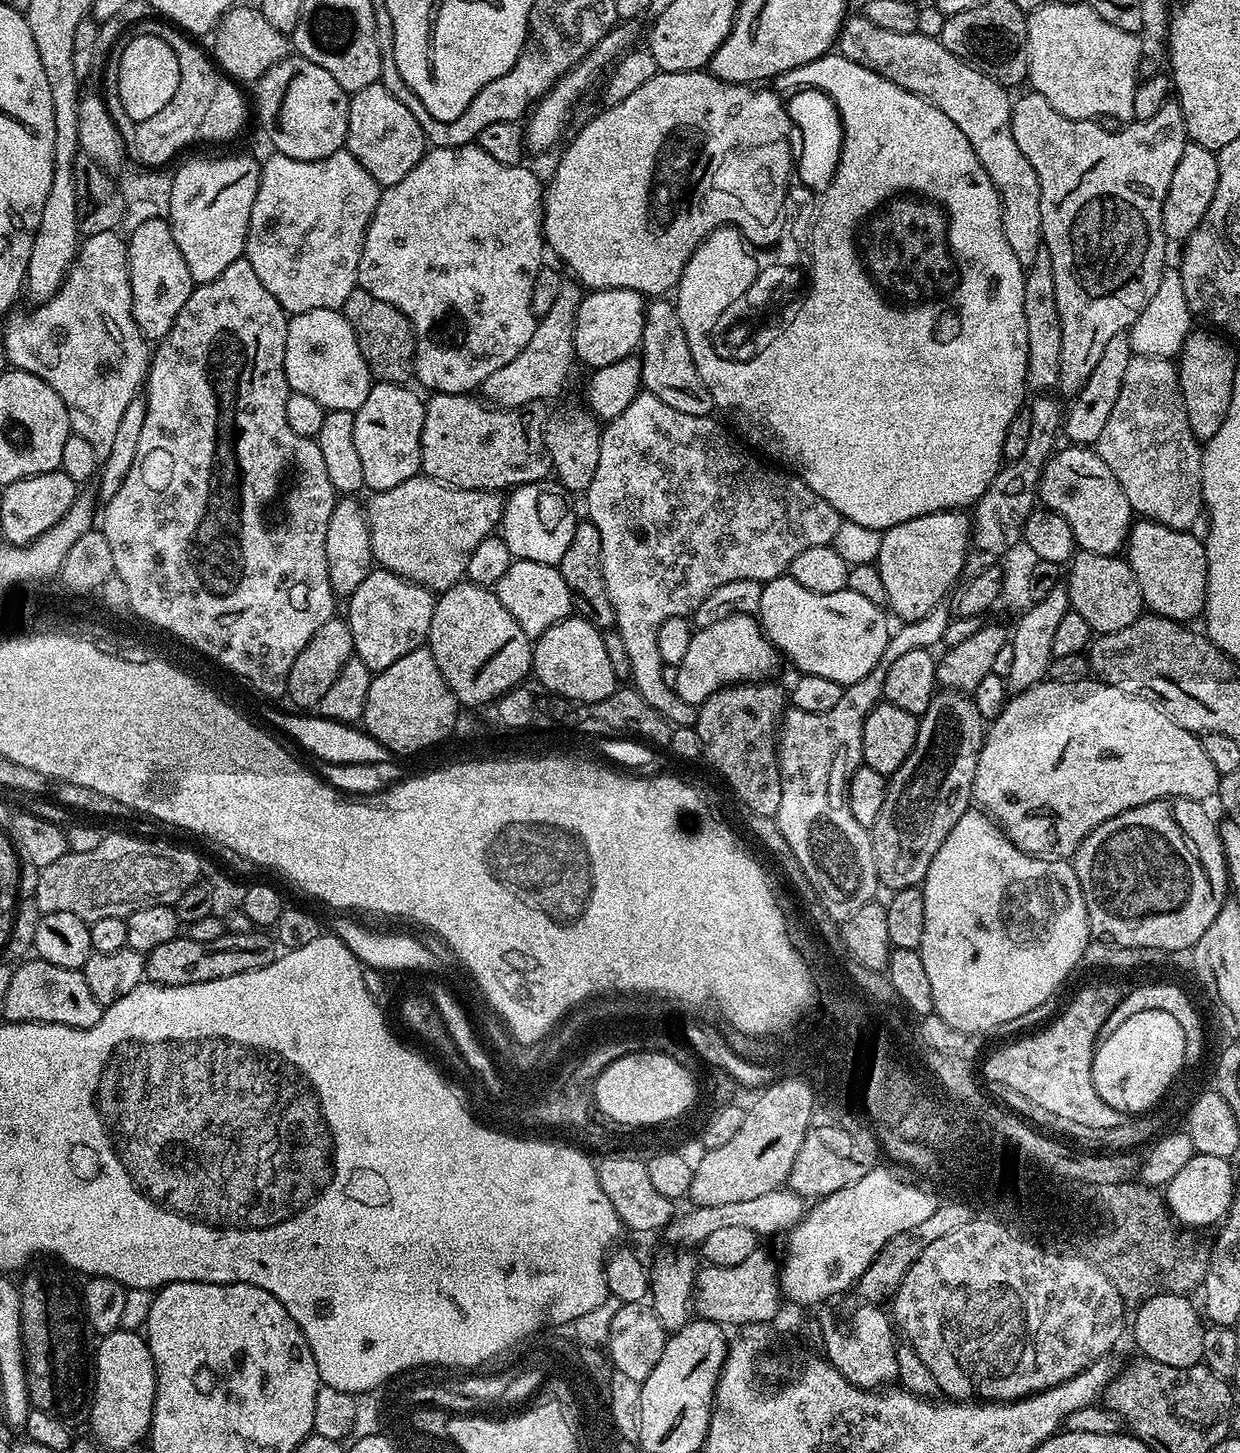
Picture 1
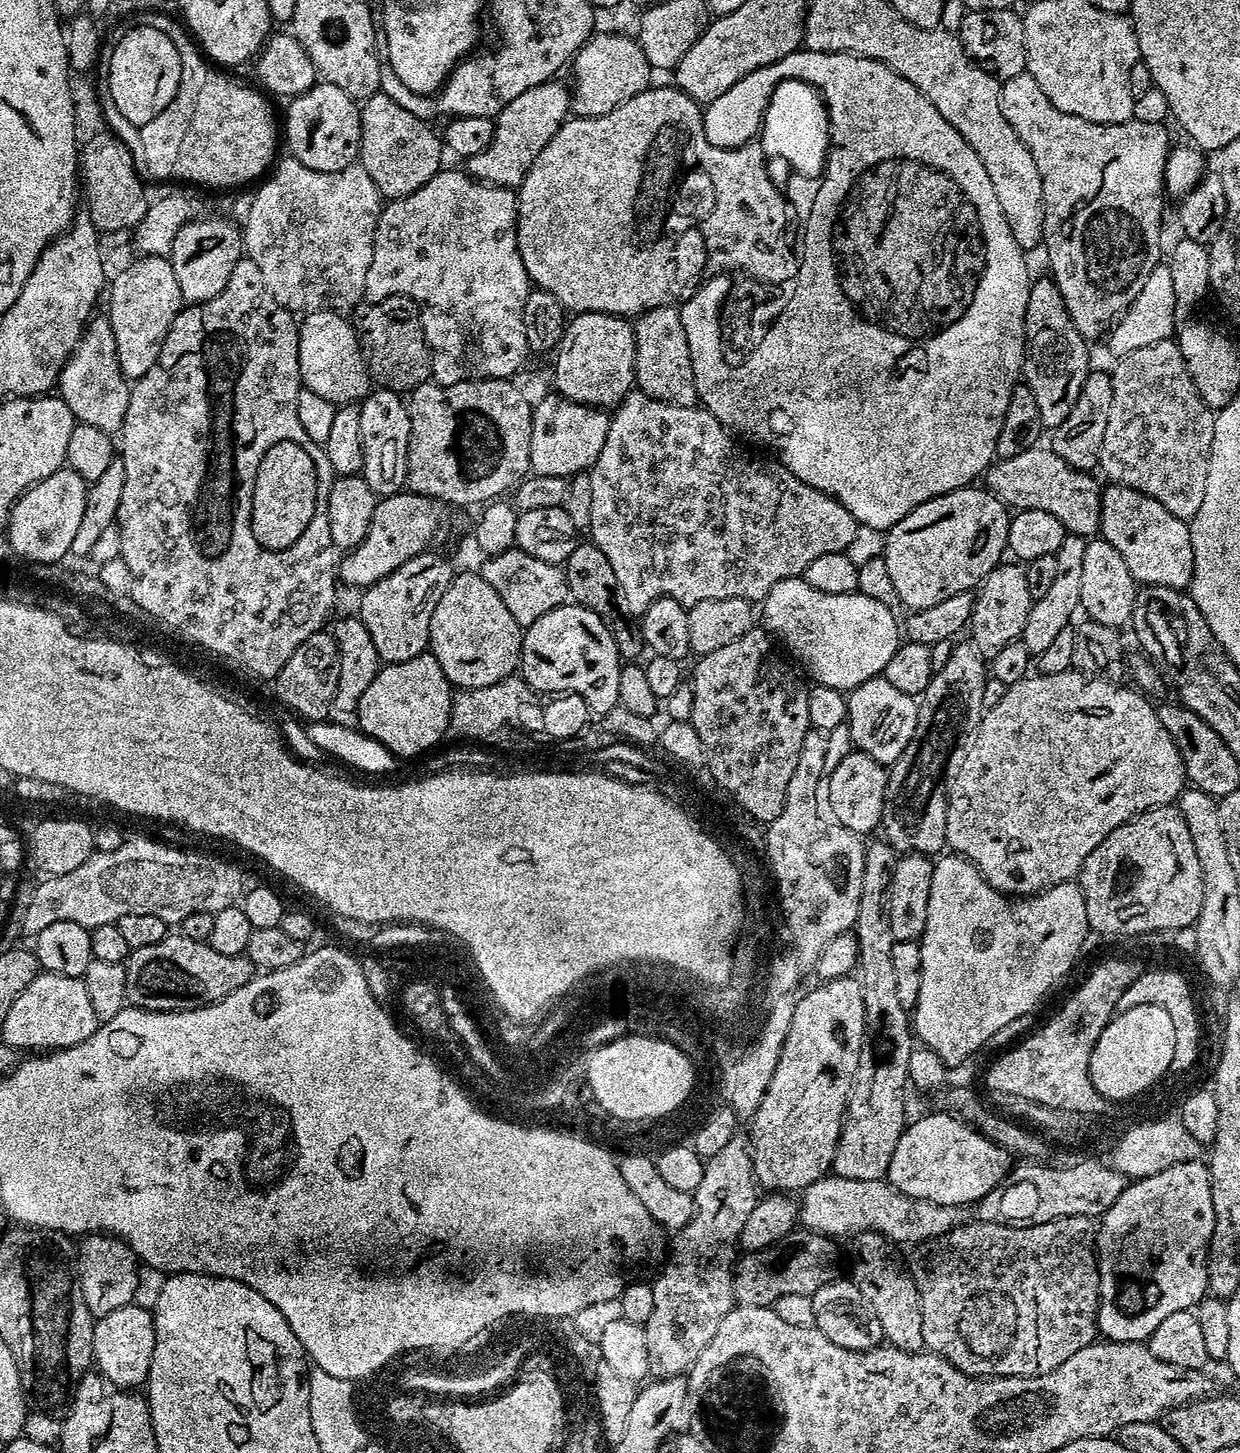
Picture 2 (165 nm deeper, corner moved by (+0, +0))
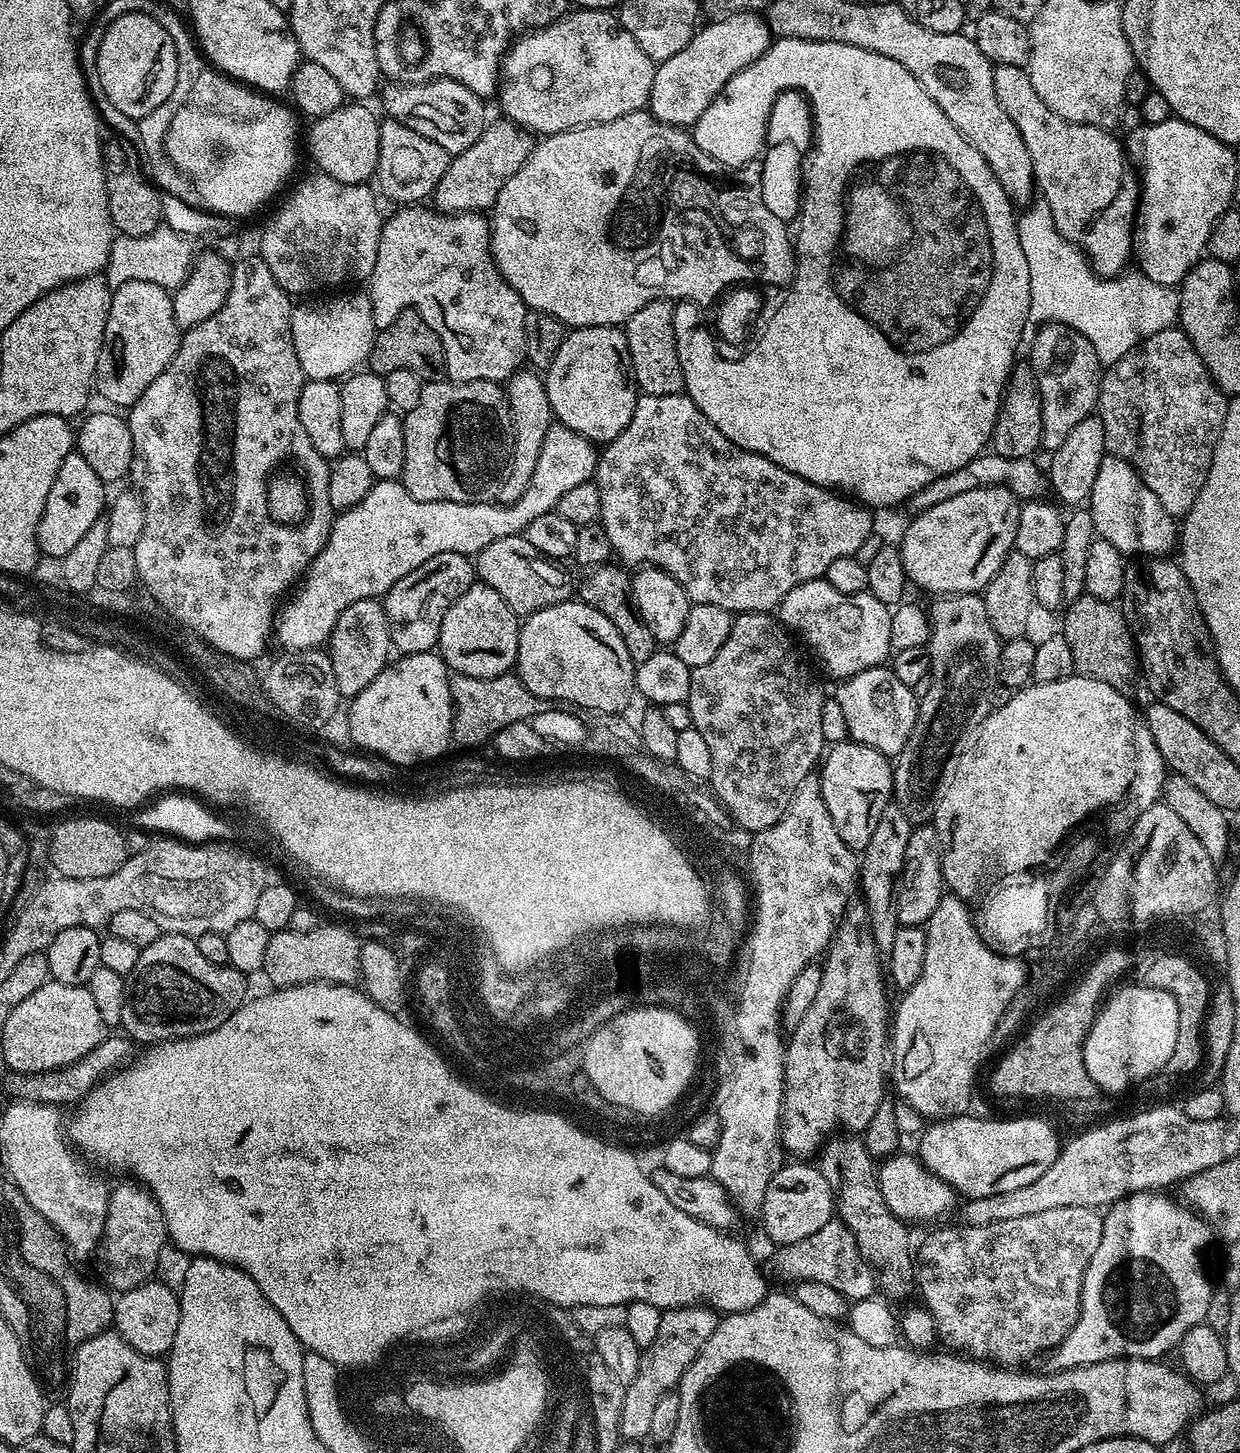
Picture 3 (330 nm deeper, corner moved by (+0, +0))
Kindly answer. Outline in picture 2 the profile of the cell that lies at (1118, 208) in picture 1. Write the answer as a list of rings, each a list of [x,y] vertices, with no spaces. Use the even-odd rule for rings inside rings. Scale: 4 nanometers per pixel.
[[[1027,71],[1001,83],[1000,101],[1006,122],[1010,122],[1018,138],[1026,142],[1026,150],[1034,154],[1034,162],[1038,162],[1038,174],[1042,174],[1042,248],[1048,251],[1051,279],[1056,281],[1062,302],[1066,302],[1066,310],[1078,334],[1082,334],[1089,342],[1095,342],[1124,315],[1134,298],[1142,294],[1146,278],[1150,278],[1157,264],[1161,263],[1160,219],[1164,216],[1164,171],[1170,151],[1167,127],[1133,119],[1121,124],[1086,122],[1086,118],[1058,110],[1058,106],[1054,106],[1054,102],[1042,94],[1042,86],[1038,86],[1038,82],[1034,82]]]

